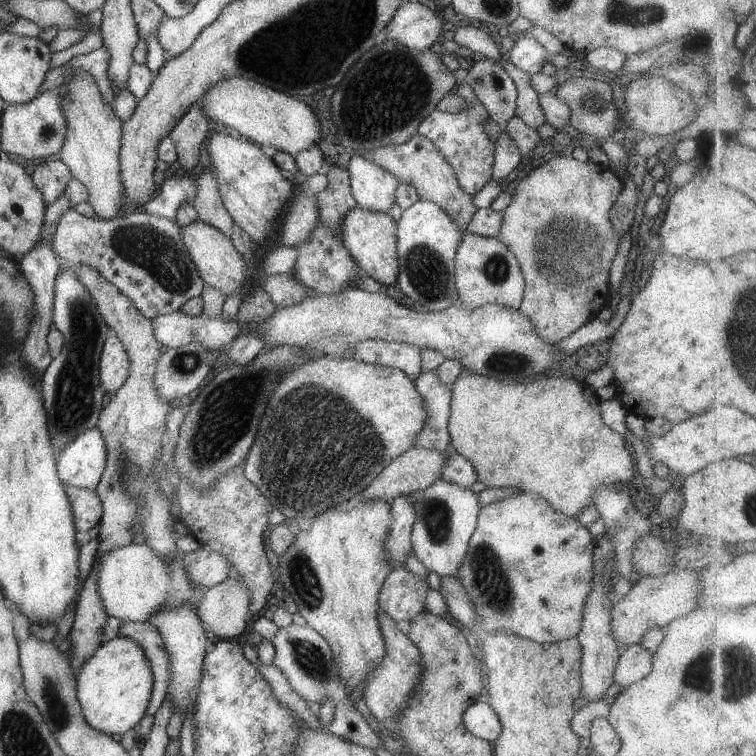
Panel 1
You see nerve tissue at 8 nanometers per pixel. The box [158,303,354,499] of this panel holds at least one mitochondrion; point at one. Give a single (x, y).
(222, 424)

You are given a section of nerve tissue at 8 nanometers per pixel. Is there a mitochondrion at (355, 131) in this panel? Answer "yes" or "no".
yes

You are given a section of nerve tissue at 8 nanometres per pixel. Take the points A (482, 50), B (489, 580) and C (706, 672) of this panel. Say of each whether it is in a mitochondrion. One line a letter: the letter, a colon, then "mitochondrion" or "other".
A: other
B: mitochondrion
C: mitochondrion

